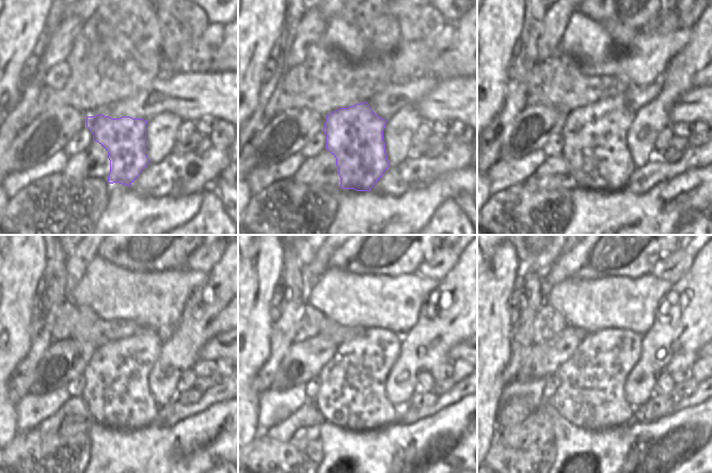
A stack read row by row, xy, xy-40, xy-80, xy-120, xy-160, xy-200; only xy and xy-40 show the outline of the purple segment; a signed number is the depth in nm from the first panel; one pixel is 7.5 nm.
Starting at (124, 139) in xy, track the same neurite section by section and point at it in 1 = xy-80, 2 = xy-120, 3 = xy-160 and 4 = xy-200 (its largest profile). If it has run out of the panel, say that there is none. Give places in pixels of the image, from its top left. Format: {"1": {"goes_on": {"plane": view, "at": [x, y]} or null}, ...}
{"1": {"goes_on": {"plane": "xy-80", "at": [595, 136]}}, "2": {"goes_on": {"plane": "xy-120", "at": [116, 393]}}, "3": {"goes_on": {"plane": "xy-160", "at": [351, 395]}}, "4": {"goes_on": {"plane": "xy-200", "at": [590, 395]}}}

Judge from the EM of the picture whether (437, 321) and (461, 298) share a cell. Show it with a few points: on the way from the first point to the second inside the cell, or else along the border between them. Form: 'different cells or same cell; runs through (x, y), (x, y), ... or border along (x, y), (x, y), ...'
same cell; runs through (443, 316), (455, 304)

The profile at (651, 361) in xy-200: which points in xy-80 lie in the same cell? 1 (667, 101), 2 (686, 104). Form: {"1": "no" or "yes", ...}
{"1": "yes", "2": "no"}

